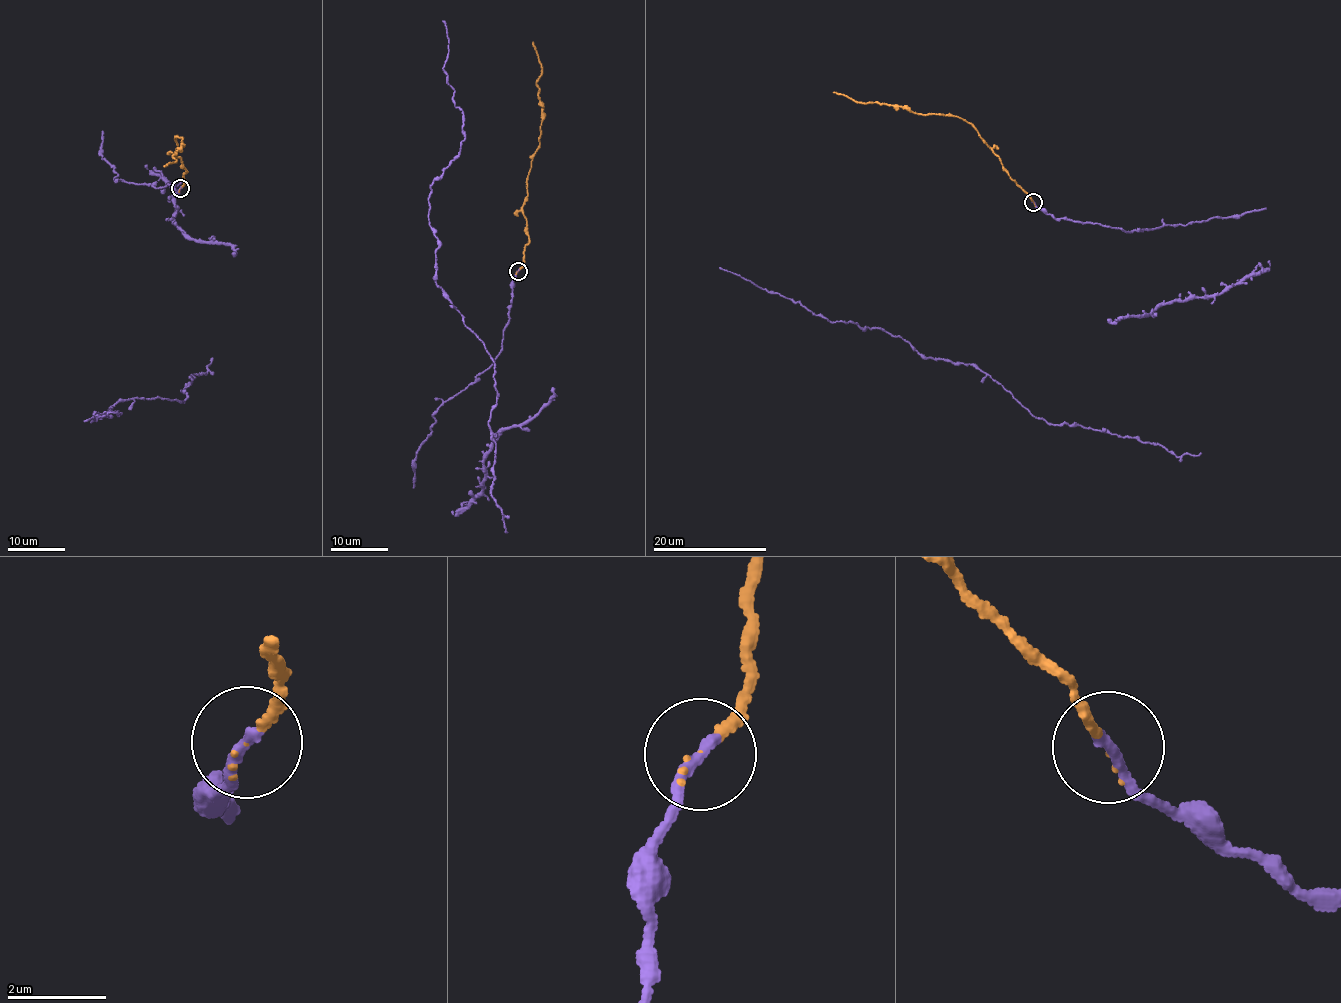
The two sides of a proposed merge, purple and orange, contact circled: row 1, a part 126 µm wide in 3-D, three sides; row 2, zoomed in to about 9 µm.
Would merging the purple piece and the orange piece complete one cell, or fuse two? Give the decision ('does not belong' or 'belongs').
belongs

